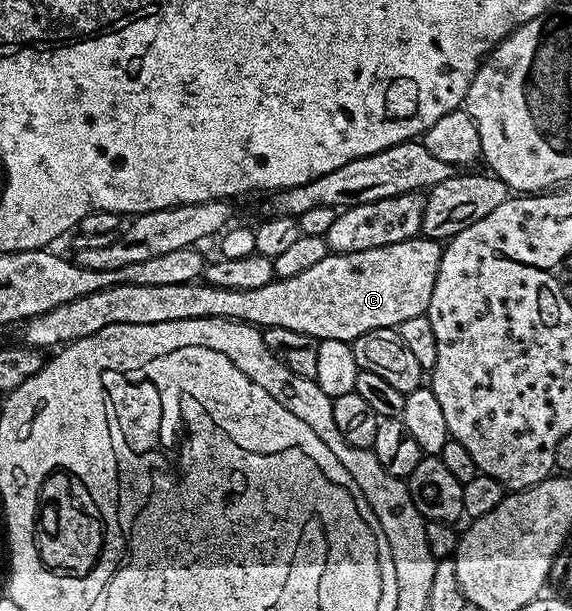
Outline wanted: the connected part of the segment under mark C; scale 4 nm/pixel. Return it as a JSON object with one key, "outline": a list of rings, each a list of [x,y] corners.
{"outline":[[[417,235],[402,243],[390,243],[386,247],[374,247],[370,251],[358,251],[355,255],[332,253],[326,259],[322,259],[322,263],[309,267],[307,271],[290,277],[277,277],[276,280],[266,283],[266,287],[258,287],[254,291],[214,287],[203,280],[155,287],[146,287],[142,283],[115,285],[102,291],[94,291],[94,295],[86,295],[82,299],[70,299],[70,303],[62,303],[62,307],[54,307],[54,311],[46,311],[37,317],[28,318],[23,322],[21,329],[24,330],[21,331],[19,340],[30,348],[48,351],[53,347],[66,346],[86,335],[94,335],[102,331],[102,327],[118,323],[145,325],[174,323],[182,319],[221,317],[227,321],[242,321],[245,325],[264,329],[288,328],[290,331],[312,336],[319,342],[326,339],[342,339],[351,343],[375,329],[396,329],[406,319],[427,314],[430,295],[434,295],[434,283],[438,279],[441,252],[441,242]]]}

